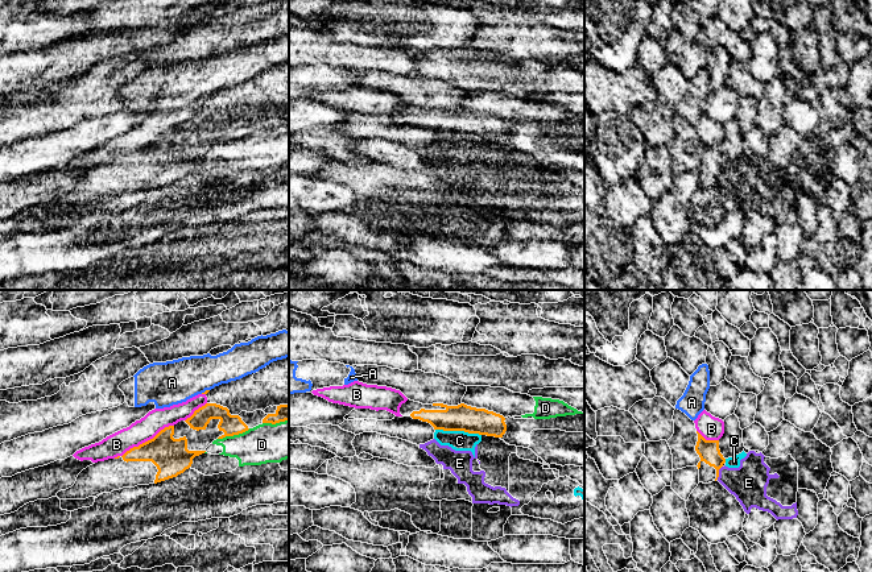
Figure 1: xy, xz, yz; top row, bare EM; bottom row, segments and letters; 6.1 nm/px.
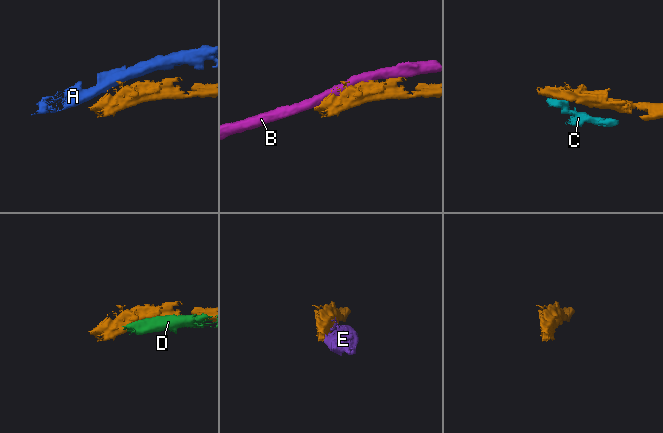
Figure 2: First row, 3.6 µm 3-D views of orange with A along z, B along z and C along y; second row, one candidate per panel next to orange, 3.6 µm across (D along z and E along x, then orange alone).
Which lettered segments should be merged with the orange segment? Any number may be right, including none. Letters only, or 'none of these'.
none of these

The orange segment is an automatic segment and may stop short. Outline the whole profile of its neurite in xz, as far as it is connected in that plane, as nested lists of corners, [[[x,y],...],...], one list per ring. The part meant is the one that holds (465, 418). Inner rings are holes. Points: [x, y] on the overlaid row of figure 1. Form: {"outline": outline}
{"outline": [[[408,399],[401,405],[400,414],[427,422],[434,430],[464,431],[495,438],[503,438],[507,431],[503,415],[464,403],[458,406],[443,403],[422,405]]]}

